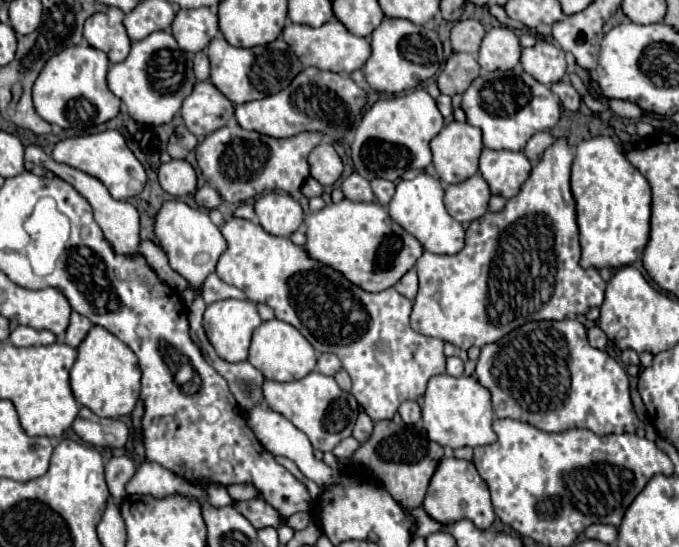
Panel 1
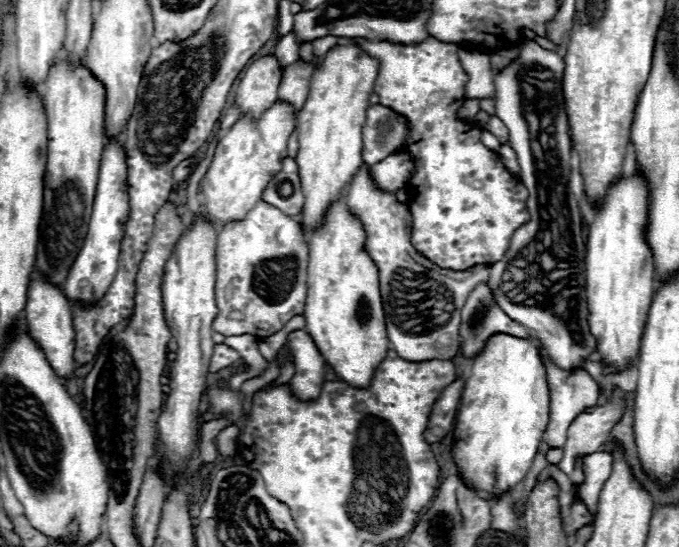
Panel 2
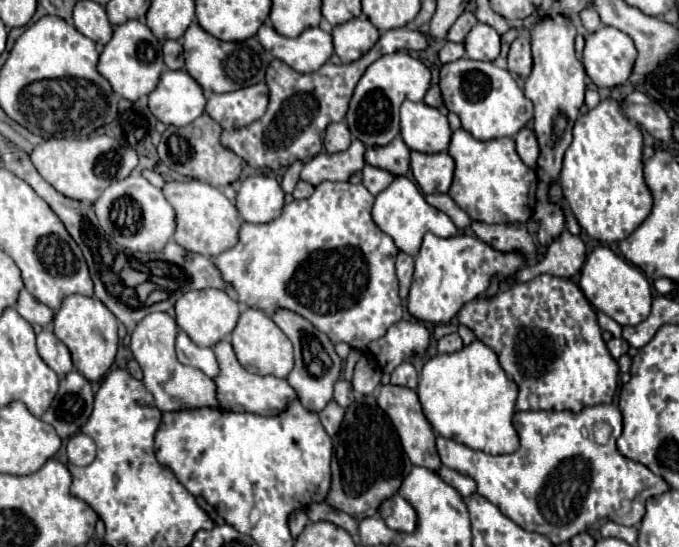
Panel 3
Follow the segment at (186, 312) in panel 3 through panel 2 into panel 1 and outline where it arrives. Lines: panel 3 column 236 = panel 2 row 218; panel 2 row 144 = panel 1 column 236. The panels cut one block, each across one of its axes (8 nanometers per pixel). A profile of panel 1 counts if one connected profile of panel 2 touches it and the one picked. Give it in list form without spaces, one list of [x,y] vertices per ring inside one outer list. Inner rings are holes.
[[[218,300],[206,306],[204,312],[204,320],[202,326],[206,330],[208,340],[212,342],[214,350],[220,354],[220,358],[224,358],[226,362],[242,362],[248,356],[248,346],[250,346],[250,338],[252,332],[262,324],[256,304],[250,300]]]

